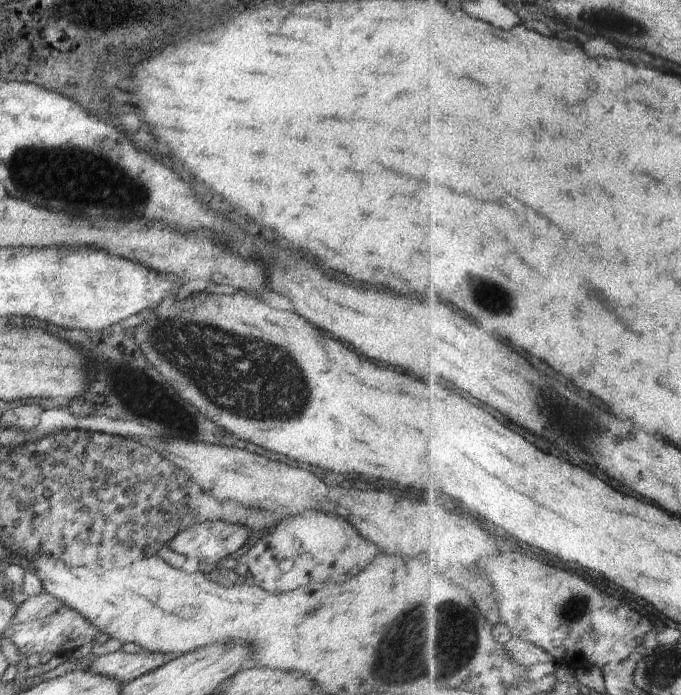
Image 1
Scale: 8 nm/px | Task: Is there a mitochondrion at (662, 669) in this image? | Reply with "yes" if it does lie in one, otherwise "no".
yes

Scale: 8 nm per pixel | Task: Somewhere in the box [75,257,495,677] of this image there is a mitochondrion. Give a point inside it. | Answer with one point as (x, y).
(216, 363)

